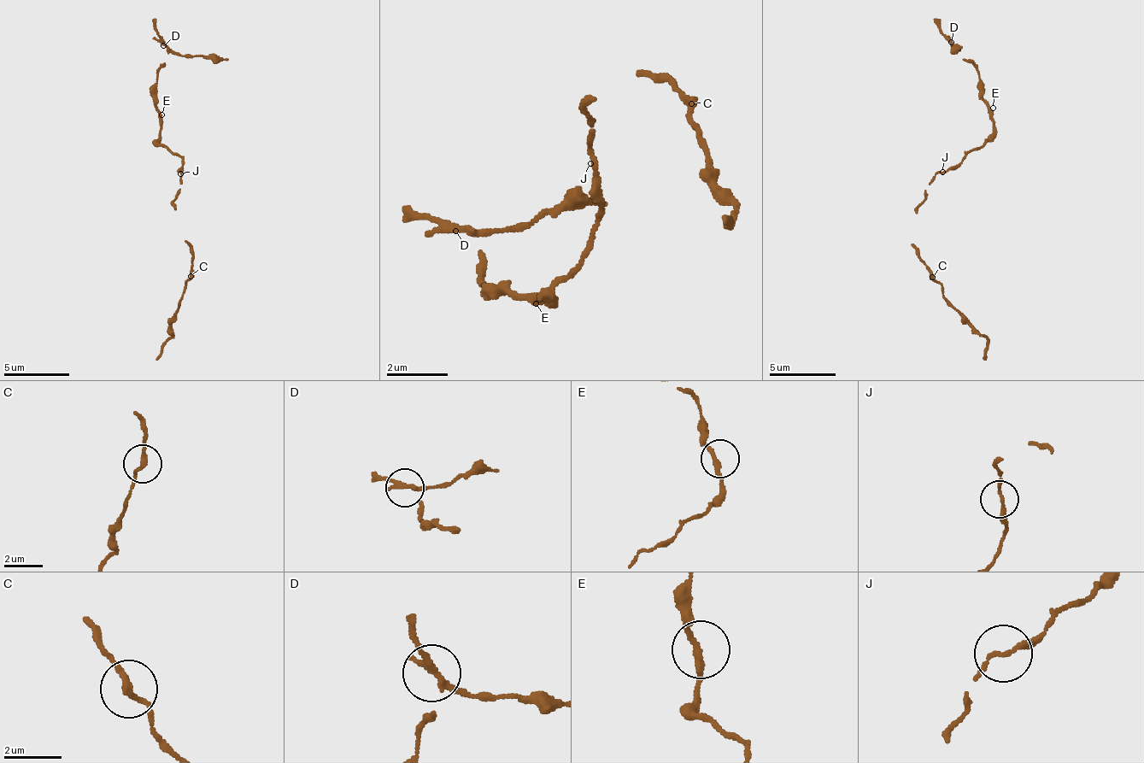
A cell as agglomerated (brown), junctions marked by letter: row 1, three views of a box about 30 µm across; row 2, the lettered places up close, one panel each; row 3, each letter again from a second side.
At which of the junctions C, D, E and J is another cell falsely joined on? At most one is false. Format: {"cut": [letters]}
{"cut": ["D"]}

